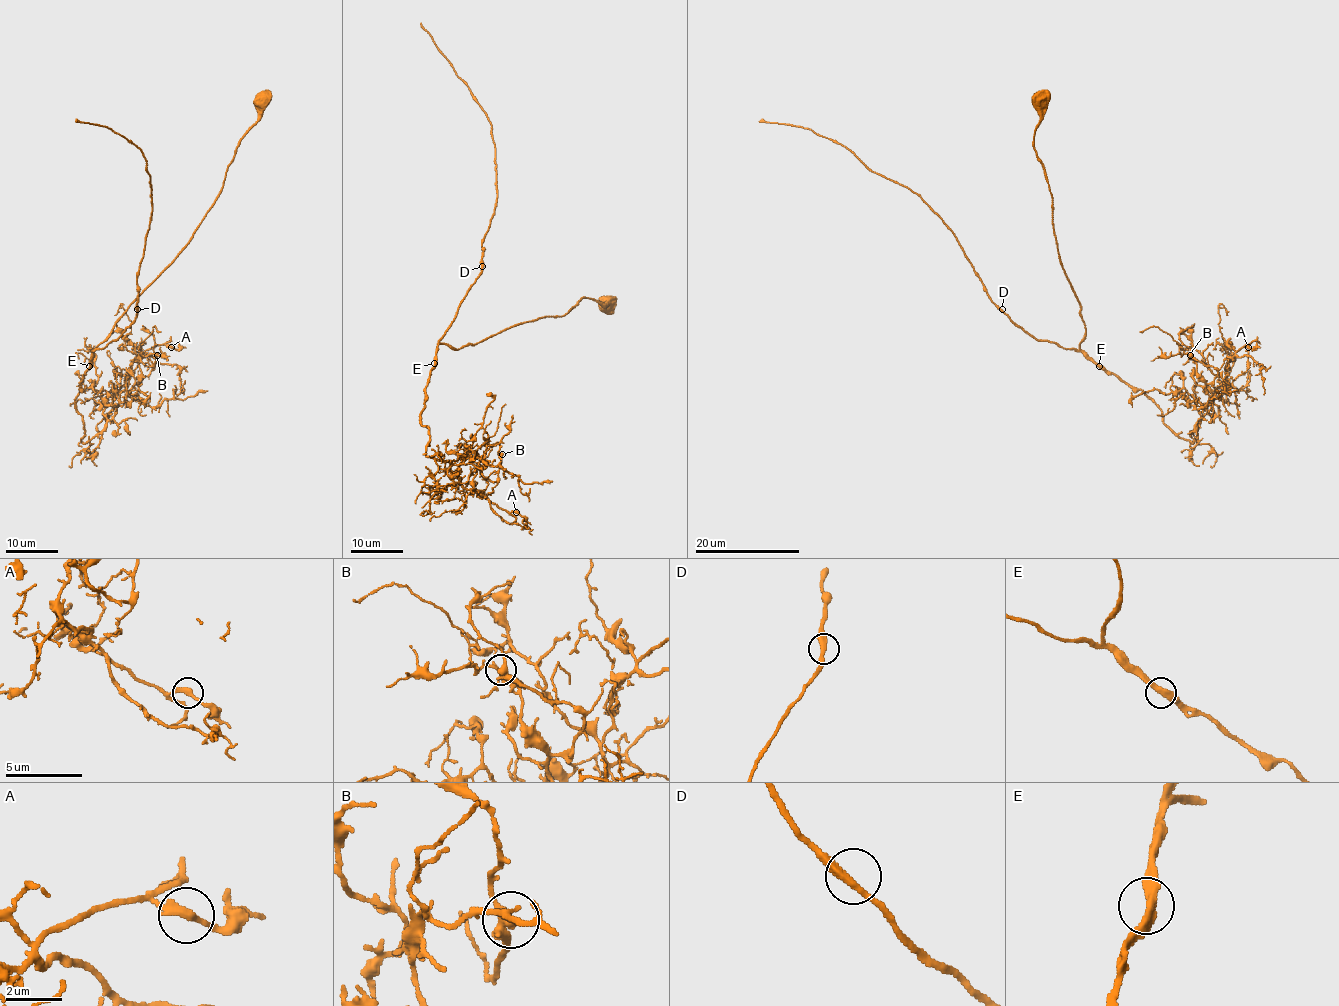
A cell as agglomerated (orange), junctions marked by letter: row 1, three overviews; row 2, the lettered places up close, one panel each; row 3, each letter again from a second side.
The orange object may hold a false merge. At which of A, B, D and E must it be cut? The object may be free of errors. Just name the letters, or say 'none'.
none

